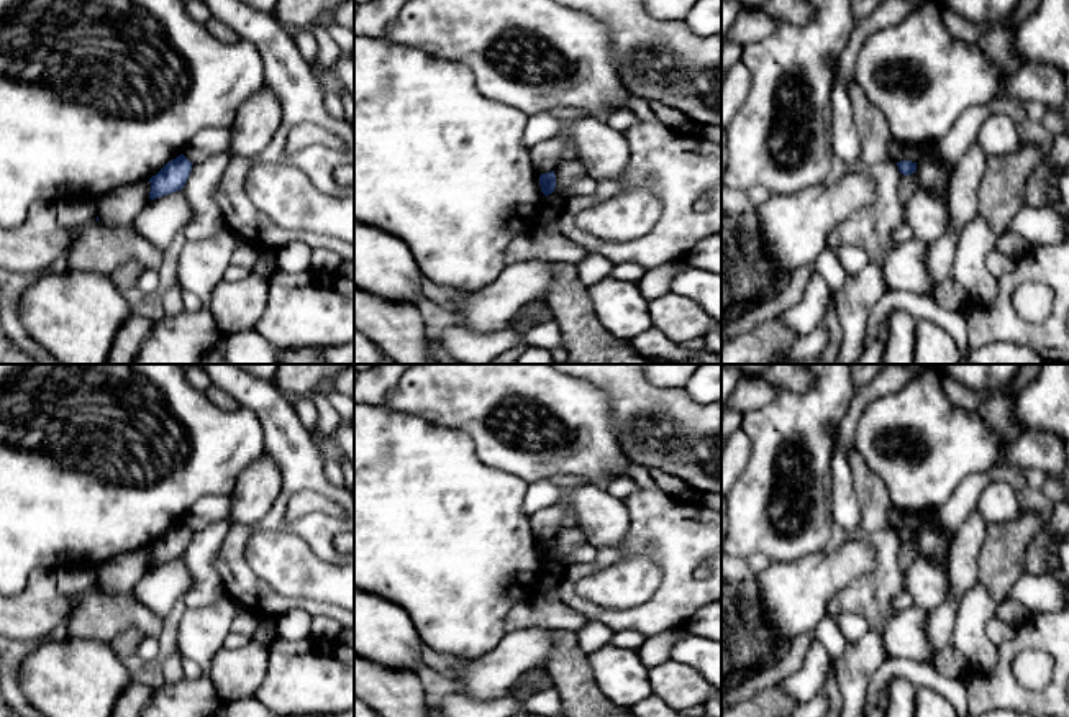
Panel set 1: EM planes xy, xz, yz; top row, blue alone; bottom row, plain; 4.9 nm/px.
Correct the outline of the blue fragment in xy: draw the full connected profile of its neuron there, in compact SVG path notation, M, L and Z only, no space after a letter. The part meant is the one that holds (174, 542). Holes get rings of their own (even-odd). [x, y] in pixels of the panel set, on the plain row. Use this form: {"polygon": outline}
{"polygon": "M184 522L169 528L156 543L149 546L149 566L154 568L162 563L182 558L190 543L192 533L193 532Z"}

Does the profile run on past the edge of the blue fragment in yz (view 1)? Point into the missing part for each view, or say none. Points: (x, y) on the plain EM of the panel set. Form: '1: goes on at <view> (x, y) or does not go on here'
1: does not go on here

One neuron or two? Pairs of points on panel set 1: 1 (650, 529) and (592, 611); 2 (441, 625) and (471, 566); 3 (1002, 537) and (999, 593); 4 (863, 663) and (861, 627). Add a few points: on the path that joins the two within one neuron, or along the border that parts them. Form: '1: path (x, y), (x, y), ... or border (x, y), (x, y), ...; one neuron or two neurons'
1: path (671, 563), (671, 589), (643, 617), (627, 617); one neuron
2: path (456, 611), (458, 581); one neuron
3: path (1002, 550), (999, 579); one neuron
4: border (869, 629), (848, 643); two neurons

